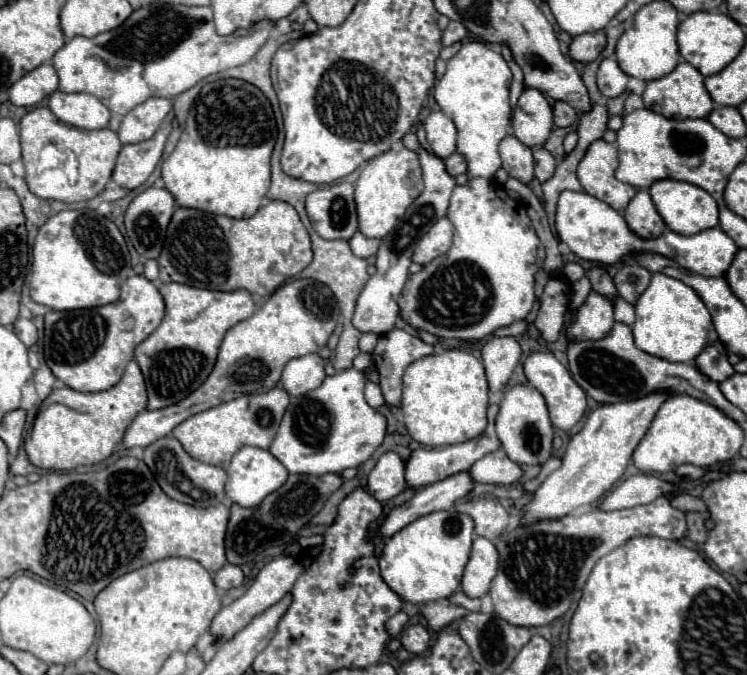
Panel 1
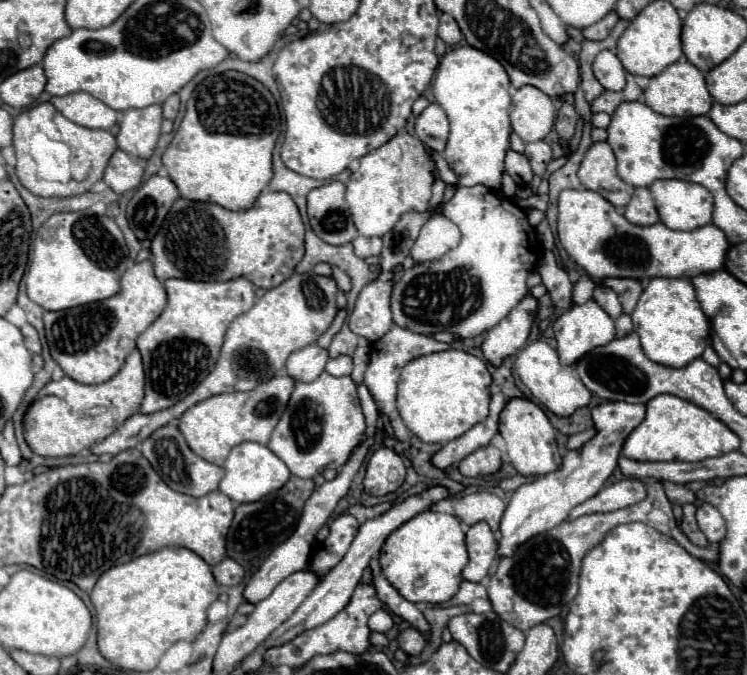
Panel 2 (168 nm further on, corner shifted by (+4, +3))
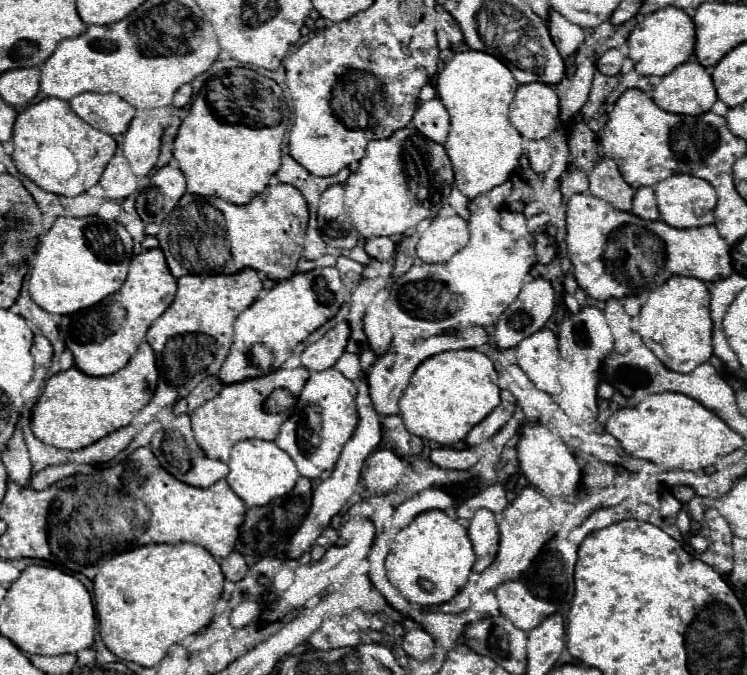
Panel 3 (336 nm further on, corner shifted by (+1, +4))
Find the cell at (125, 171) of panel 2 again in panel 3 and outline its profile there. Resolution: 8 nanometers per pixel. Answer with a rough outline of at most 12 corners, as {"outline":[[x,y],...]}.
{"outline":[[122,153],[106,165],[100,177],[104,197],[132,195],[138,179]]}

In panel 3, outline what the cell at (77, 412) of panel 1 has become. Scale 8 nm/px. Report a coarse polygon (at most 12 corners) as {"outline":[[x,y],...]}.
{"outline":[[146,341],[114,375],[48,379],[32,435],[74,451],[130,425],[156,389]]}

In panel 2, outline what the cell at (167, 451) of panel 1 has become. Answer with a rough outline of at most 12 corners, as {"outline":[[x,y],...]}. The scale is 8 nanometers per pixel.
{"outline":[[177,426],[139,444],[161,480],[195,498],[223,468],[191,452]]}

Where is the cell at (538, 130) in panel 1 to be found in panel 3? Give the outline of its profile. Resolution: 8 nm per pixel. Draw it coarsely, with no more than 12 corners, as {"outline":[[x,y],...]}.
{"outline":[[518,85],[510,123],[526,139],[548,139],[560,115],[550,85]]}

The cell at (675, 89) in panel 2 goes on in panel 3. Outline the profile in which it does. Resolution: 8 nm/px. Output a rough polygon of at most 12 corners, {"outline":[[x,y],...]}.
{"outline":[[700,63],[660,79],[652,99],[670,113],[702,115],[716,87]]}

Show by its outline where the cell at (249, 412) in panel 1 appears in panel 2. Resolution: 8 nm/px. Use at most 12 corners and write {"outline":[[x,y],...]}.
{"outline":[[295,380],[217,394],[177,422],[189,448],[223,466],[267,444]]}

